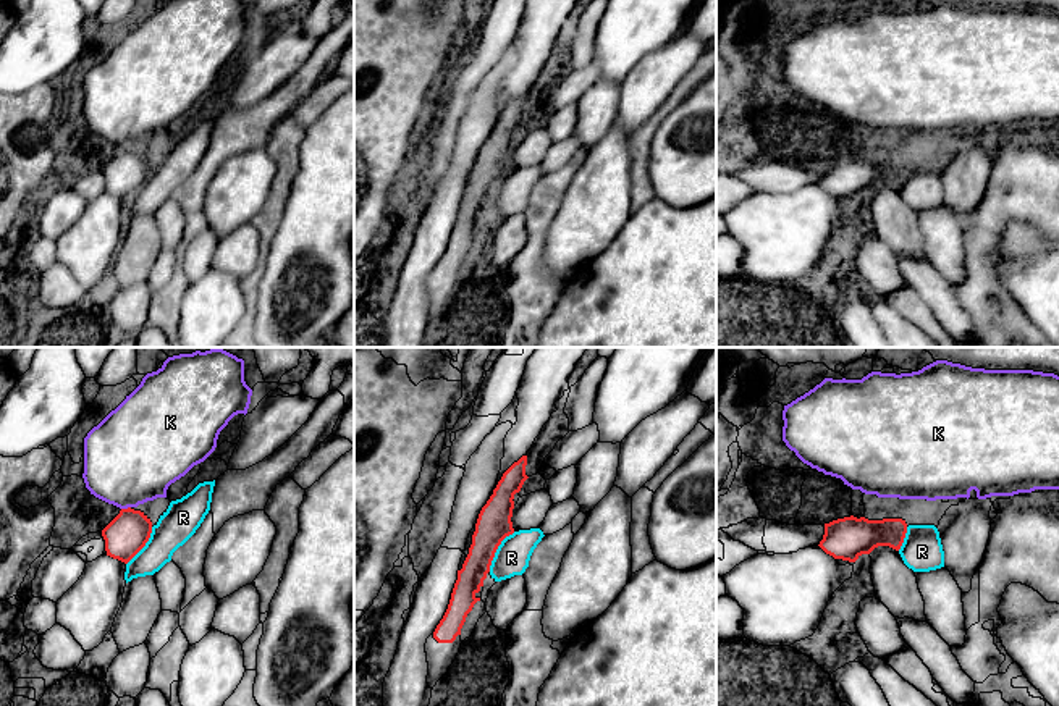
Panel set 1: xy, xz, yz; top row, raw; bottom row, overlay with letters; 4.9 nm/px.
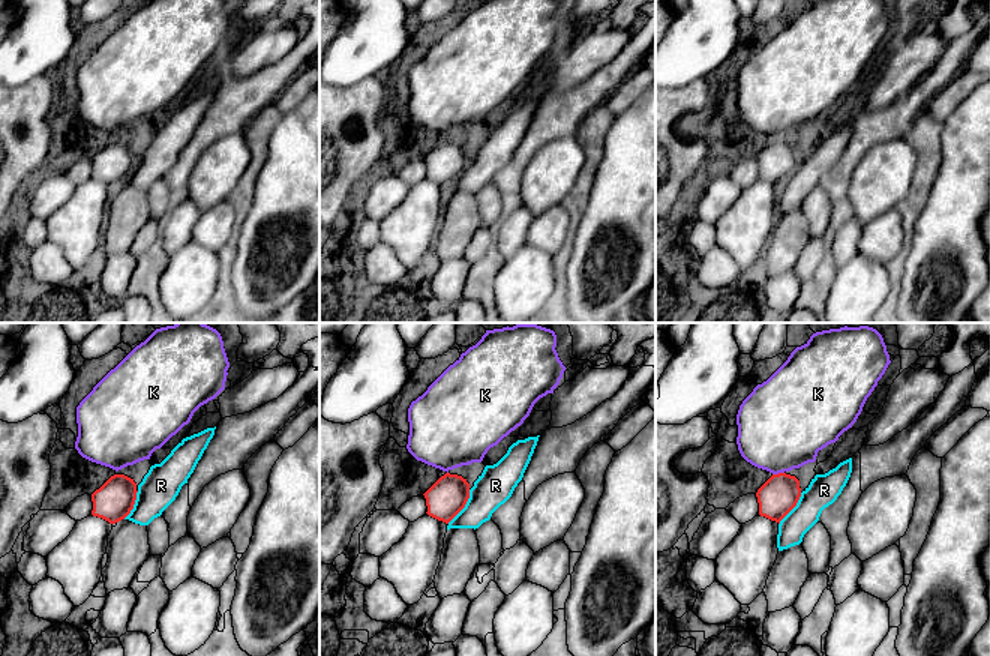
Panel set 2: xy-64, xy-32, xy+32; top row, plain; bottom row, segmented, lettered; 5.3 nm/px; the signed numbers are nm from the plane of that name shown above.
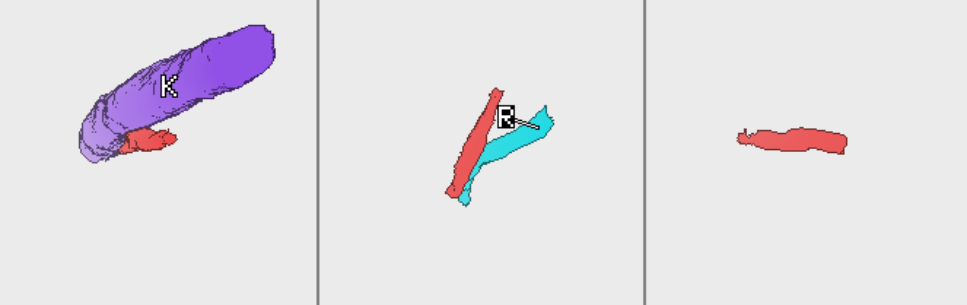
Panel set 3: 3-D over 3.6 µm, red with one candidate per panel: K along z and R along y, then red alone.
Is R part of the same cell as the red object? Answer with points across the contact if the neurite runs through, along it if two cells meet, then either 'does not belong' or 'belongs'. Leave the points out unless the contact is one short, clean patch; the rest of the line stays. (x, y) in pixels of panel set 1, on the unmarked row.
runs through xz (493, 162), (497, 186), (511, 196); belongs

